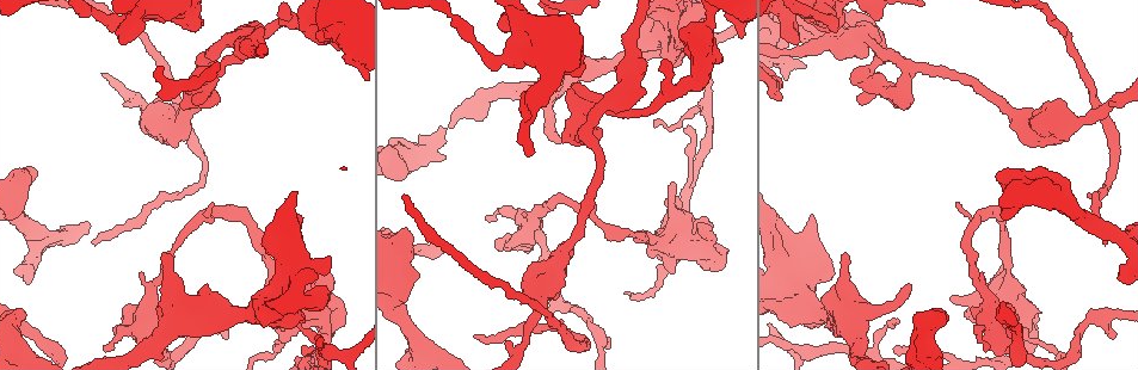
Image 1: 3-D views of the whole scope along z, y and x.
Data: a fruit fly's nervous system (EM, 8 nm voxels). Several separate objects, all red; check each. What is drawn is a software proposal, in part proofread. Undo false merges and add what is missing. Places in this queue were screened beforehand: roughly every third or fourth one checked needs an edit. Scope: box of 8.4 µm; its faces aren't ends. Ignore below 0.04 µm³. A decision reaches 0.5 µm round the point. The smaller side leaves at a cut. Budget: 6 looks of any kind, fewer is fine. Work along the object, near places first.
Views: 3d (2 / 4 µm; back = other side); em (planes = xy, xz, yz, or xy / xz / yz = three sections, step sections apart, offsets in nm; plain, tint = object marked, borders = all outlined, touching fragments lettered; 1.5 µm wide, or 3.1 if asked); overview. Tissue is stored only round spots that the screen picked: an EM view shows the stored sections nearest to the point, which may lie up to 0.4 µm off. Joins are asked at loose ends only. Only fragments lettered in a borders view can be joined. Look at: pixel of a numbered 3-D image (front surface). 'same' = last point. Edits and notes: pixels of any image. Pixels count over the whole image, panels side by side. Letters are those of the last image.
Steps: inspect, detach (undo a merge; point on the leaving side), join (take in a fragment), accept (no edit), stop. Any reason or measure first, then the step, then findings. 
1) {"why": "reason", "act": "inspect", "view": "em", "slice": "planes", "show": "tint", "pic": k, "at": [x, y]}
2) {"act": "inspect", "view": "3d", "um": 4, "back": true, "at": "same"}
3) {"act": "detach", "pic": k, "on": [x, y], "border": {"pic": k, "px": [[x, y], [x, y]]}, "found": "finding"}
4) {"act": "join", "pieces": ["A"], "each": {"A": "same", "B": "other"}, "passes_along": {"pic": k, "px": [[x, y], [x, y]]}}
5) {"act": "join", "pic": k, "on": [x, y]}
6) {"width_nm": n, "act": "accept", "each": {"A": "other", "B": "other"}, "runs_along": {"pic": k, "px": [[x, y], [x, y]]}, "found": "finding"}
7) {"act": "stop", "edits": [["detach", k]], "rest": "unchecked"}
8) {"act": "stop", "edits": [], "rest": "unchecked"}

{"why": "tapers out", "act": "inspect", "view": "em", "slice": "planes", "show": "borders", "pic": 1, "at": [223, 335]}

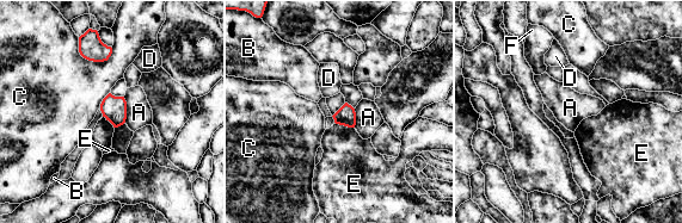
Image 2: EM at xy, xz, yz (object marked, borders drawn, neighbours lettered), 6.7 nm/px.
{"act": "accept", "each": {"A": "other", "B": "other", "C": "other", "D": "other", "E": "other", "F": "other"}, "border": {"pic": 2, "px": [[335, 122], [354, 128]]}, "found": "no lettered fragment goes on from it"}

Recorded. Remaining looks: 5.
{"why": "a narrow waist", "act": "inspect", "view": "3d", "um": 4, "pic": 1, "at": [653, 239]}

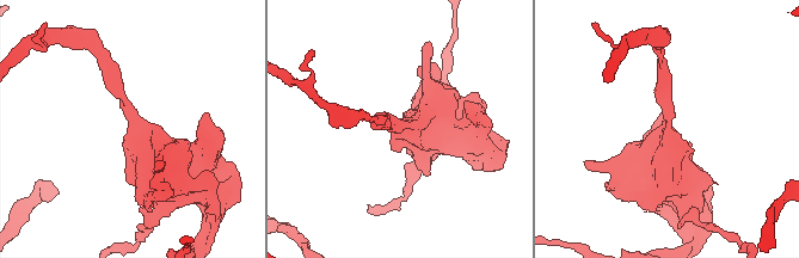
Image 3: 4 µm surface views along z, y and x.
{"arm_widths_nm": [240, 550], "act": "inspect", "view": "em", "slice": "yz", "step": 8, "show": "tint", "pic": 3, "at": [671, 114]}

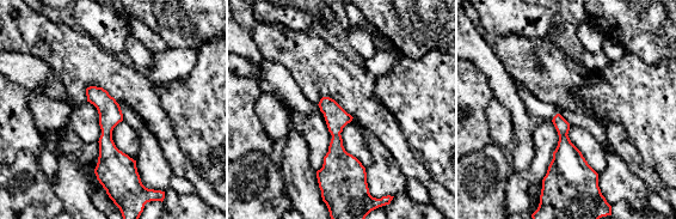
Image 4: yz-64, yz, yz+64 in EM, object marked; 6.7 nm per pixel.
{"why": "cut it another way", "act": "inspect", "view": "em", "slice": "planes", "show": "borders", "at": "same"}

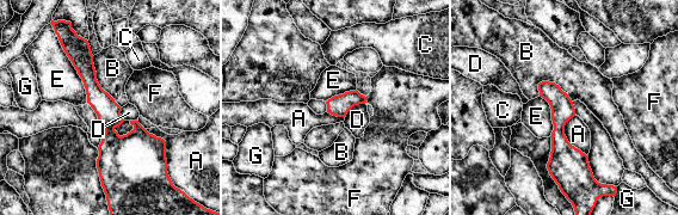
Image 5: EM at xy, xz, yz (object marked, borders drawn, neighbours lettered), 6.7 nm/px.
{"longest_contact_nm": ["E", 460], "act": "accept", "each": {"A": "other", "B": "other", "C": "other", "D": "other", "E": "other", "F": "other", "G": "other"}, "border": {"pic": 5, "px": [[92, 56], [98, 84], [121, 108]]}, "found": "continuous, no second neuron"}

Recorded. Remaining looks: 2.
{"act": "inspect", "view": "em", "slice": "planes", "show": "borders", "pic": 1, "at": [973, 318]}

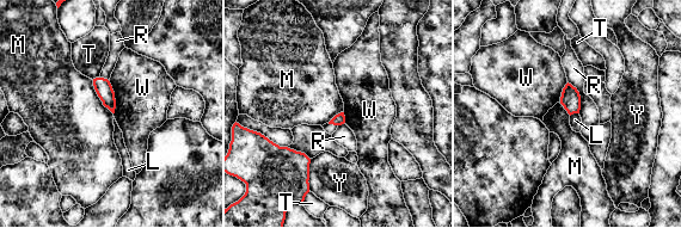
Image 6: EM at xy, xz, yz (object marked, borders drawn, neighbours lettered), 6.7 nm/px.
{"act": "accept", "each": {"L": "other", "M": "other", "R": "other", "T": "other", "W": "other", "Y": "other"}, "border": {"pic": 6, "px": [[92, 80], [97, 96], [112, 114]]}, "found": "no lettered fragment goes on from it"}

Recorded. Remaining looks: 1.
{"act": "stop", "edits": [], "rest": "unchecked"}

